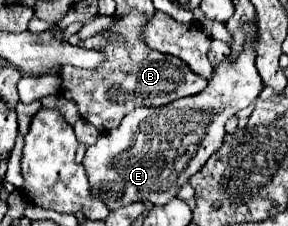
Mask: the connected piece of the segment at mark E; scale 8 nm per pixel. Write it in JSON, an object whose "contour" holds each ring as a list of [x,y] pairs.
{"contour":[[[256,17],[242,23],[240,31],[246,37],[242,51],[236,57],[228,55],[214,67],[212,79],[202,93],[162,107],[136,107],[116,129],[100,133],[98,141],[88,147],[84,165],[90,175],[90,185],[94,187],[94,195],[104,199],[110,209],[136,201],[164,205],[174,199],[178,189],[218,151],[226,135],[226,121],[256,101],[264,89],[254,65],[258,47]]]}

